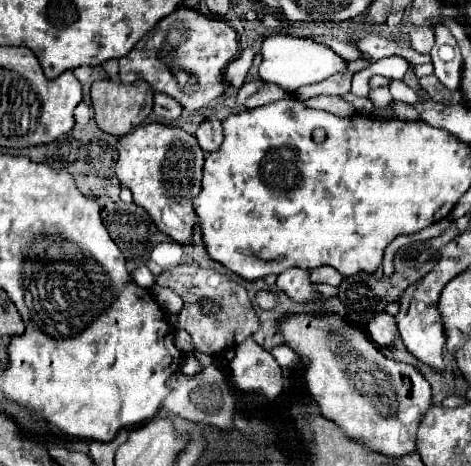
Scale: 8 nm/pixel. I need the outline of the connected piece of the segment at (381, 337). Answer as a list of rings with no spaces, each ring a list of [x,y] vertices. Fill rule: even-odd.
[[[387,312],[375,314],[375,318],[371,318],[369,324],[367,324],[367,334],[379,348],[389,346],[393,342],[393,338],[397,336],[395,318],[391,314],[387,314]]]

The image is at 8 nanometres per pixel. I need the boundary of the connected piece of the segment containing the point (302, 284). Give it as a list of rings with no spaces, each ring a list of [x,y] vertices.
[[[289,268],[279,274],[277,288],[293,296],[297,302],[307,302],[317,298],[317,292],[311,288],[311,278],[305,268]]]

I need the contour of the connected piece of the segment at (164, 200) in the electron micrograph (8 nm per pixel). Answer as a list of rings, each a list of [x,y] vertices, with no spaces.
[[[147,122],[135,128],[135,132],[119,138],[117,142],[119,162],[125,170],[115,170],[123,186],[133,192],[133,202],[149,212],[153,222],[161,232],[179,244],[191,244],[193,228],[197,224],[197,214],[193,212],[193,198],[201,192],[203,164],[205,156],[193,134],[163,126],[157,122]]]

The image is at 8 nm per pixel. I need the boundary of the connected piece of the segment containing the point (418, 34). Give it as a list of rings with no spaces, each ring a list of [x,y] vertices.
[[[409,28],[409,36],[415,52],[421,52],[421,54],[431,52],[431,44],[435,44],[431,28]]]

